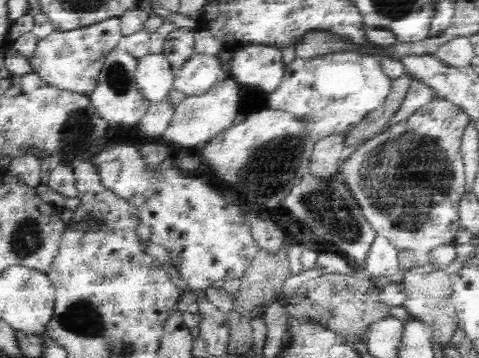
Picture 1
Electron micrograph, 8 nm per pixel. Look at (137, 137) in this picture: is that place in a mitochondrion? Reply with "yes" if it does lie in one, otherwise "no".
no

